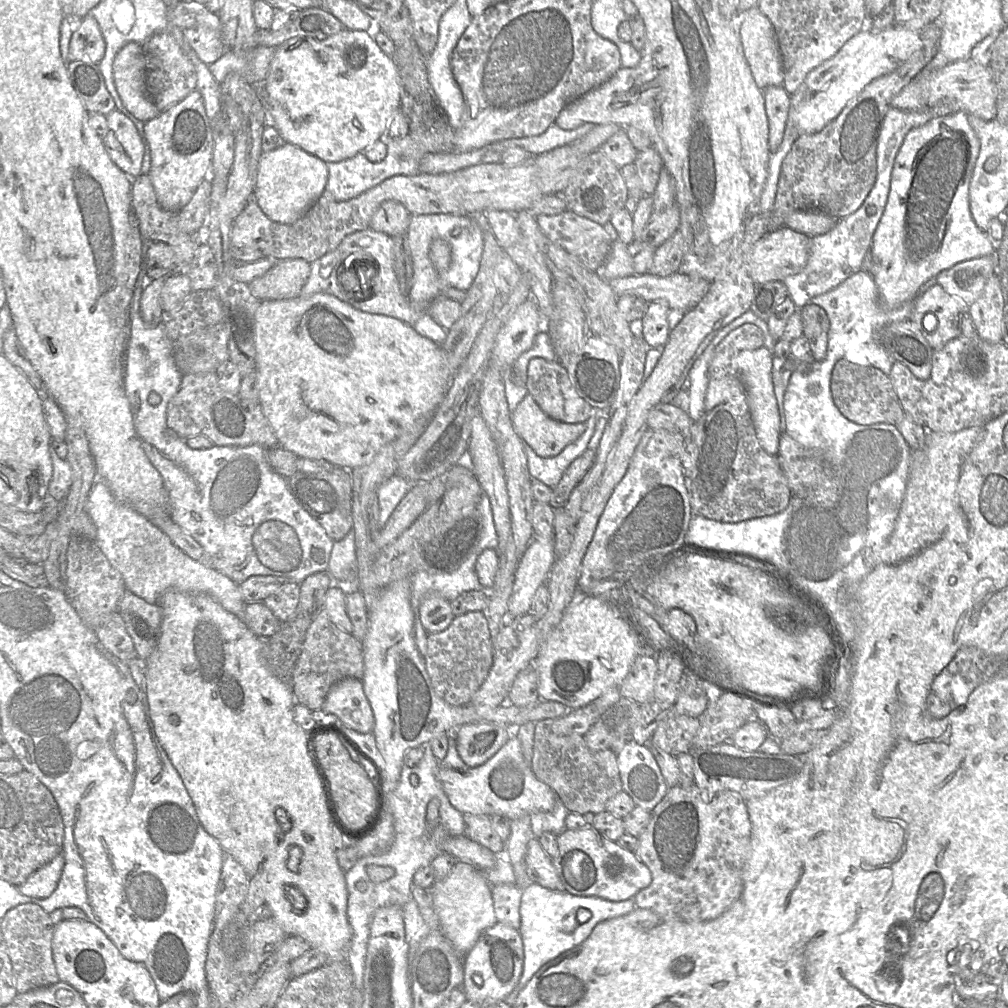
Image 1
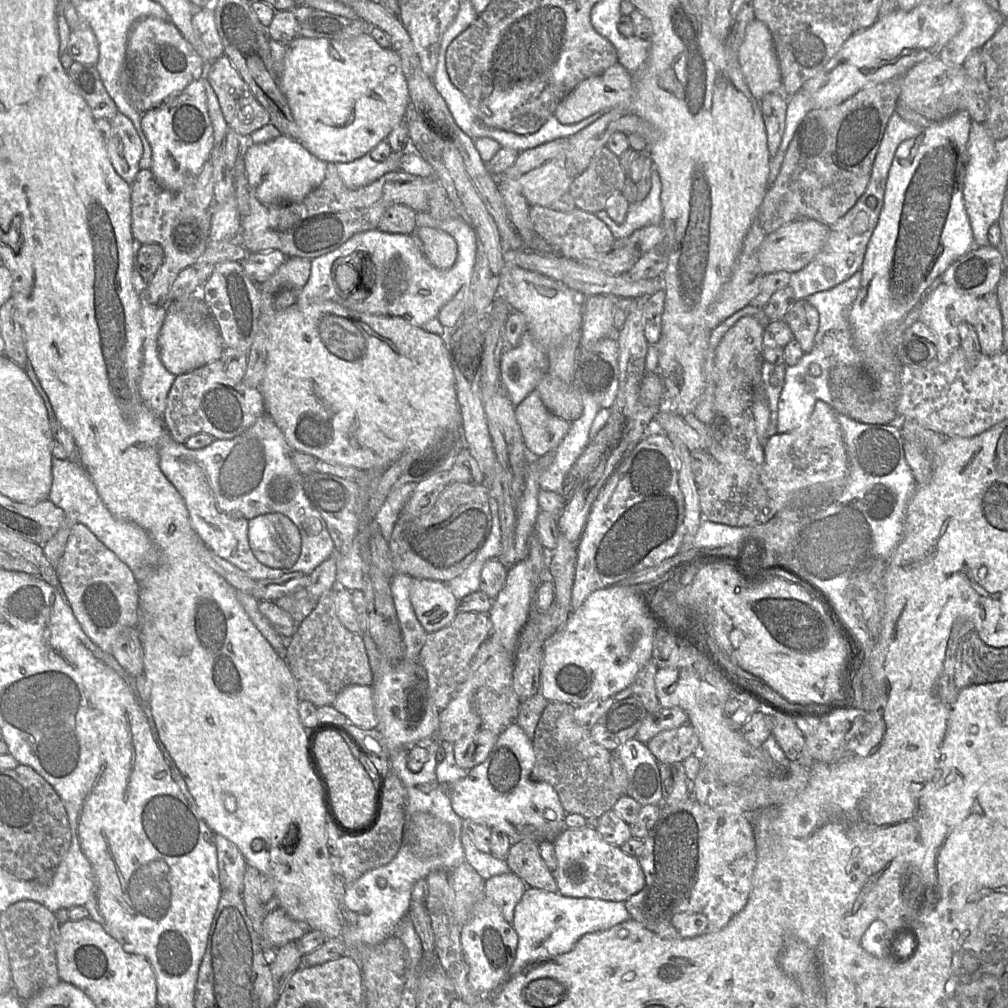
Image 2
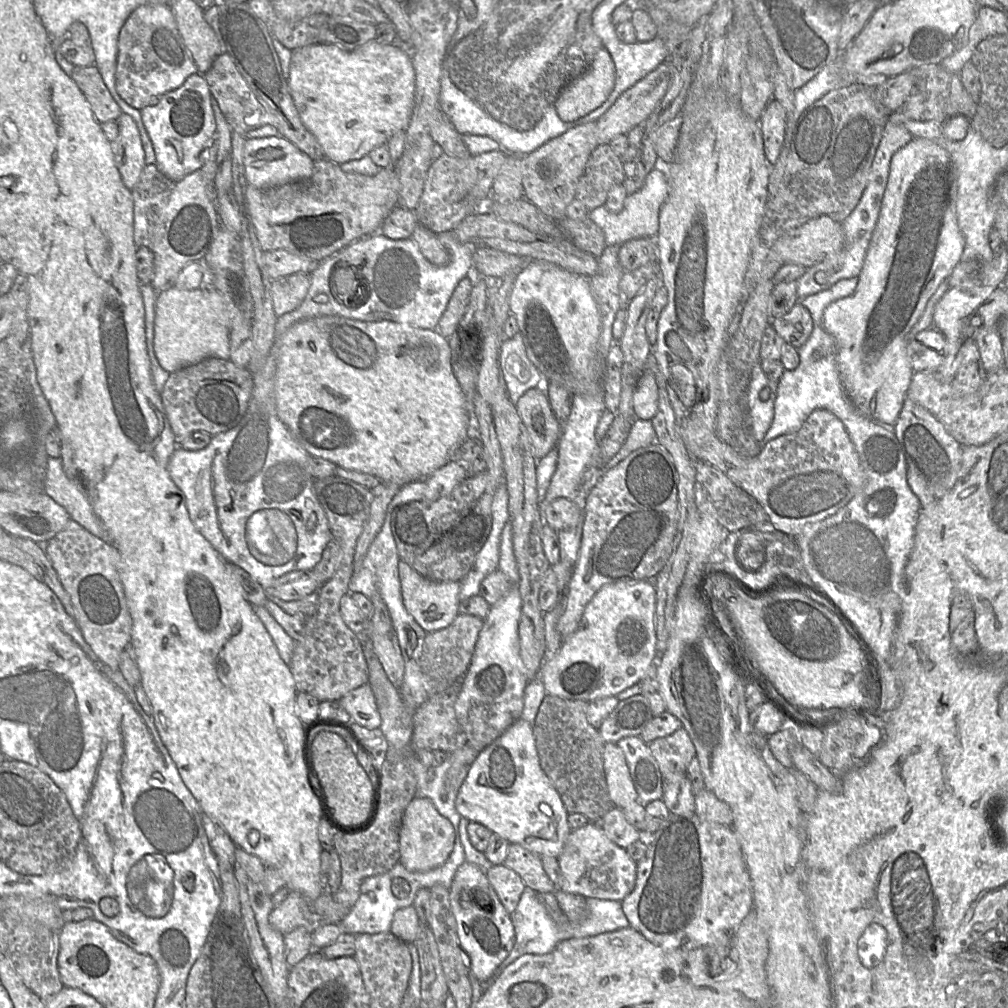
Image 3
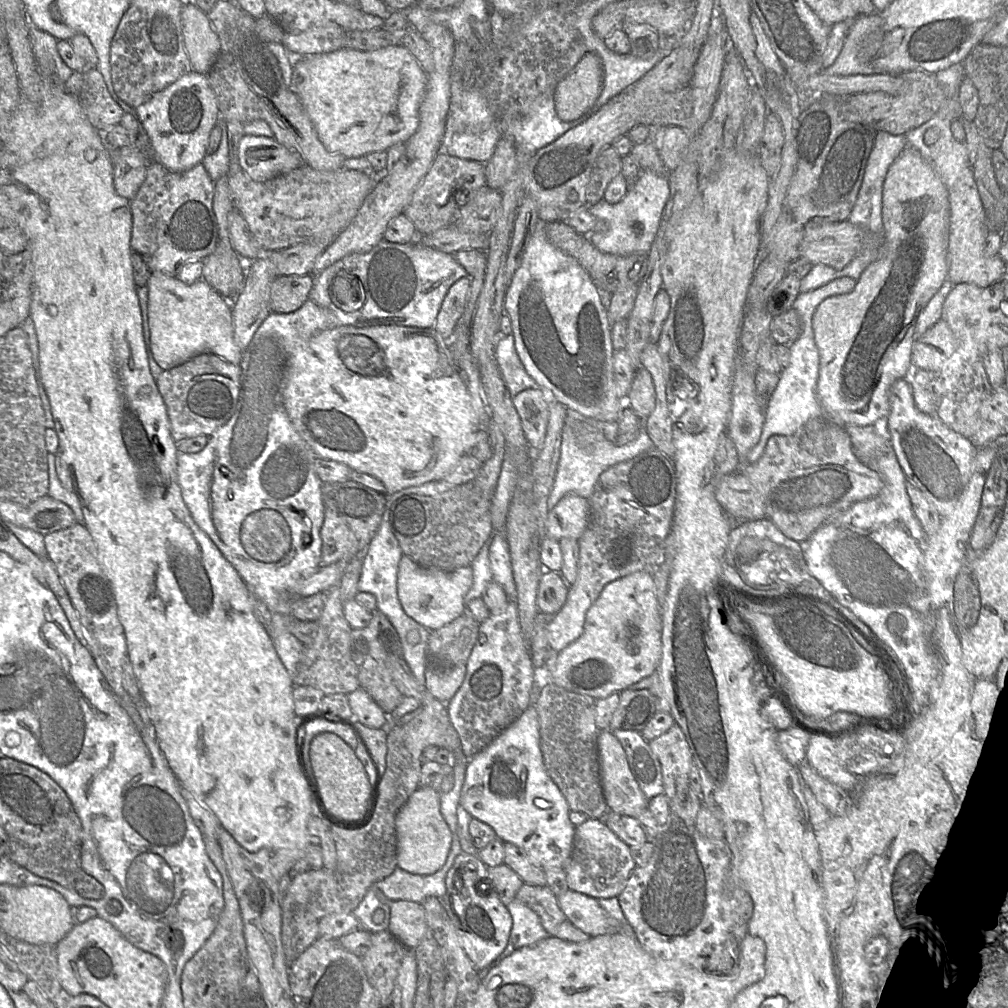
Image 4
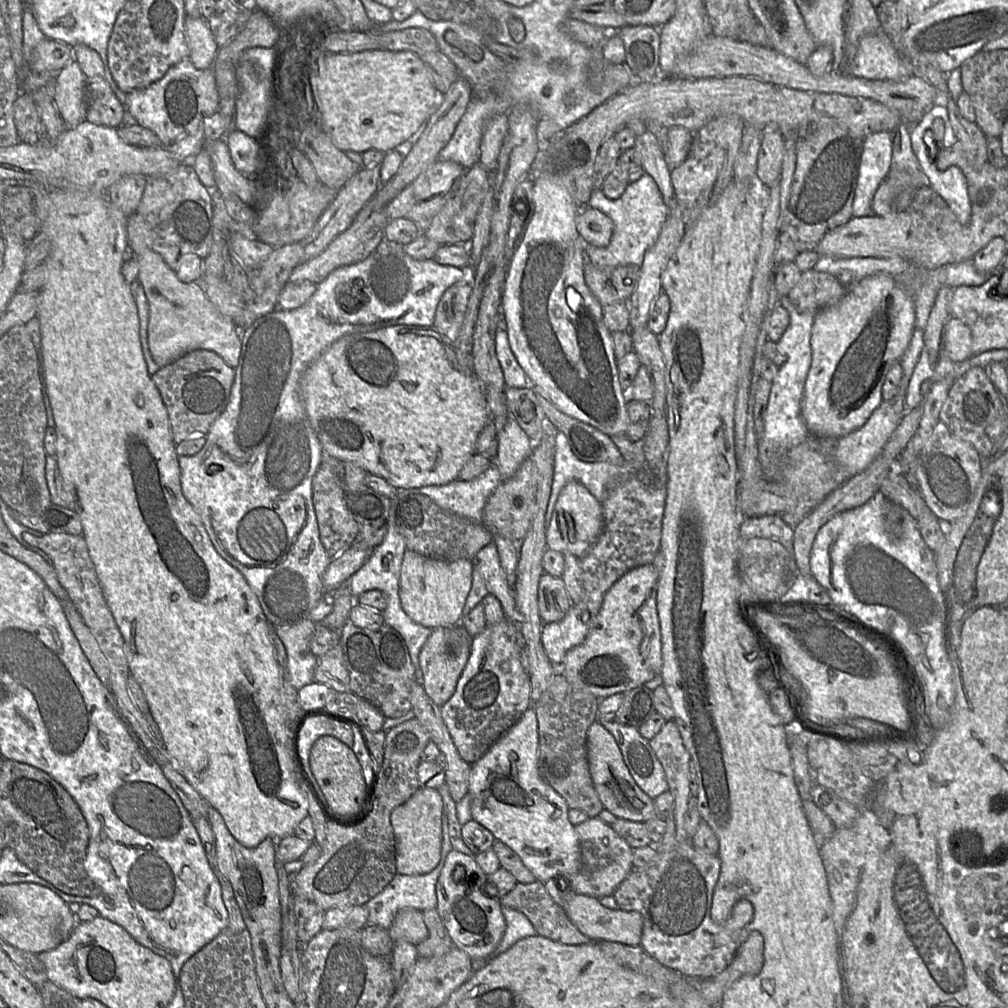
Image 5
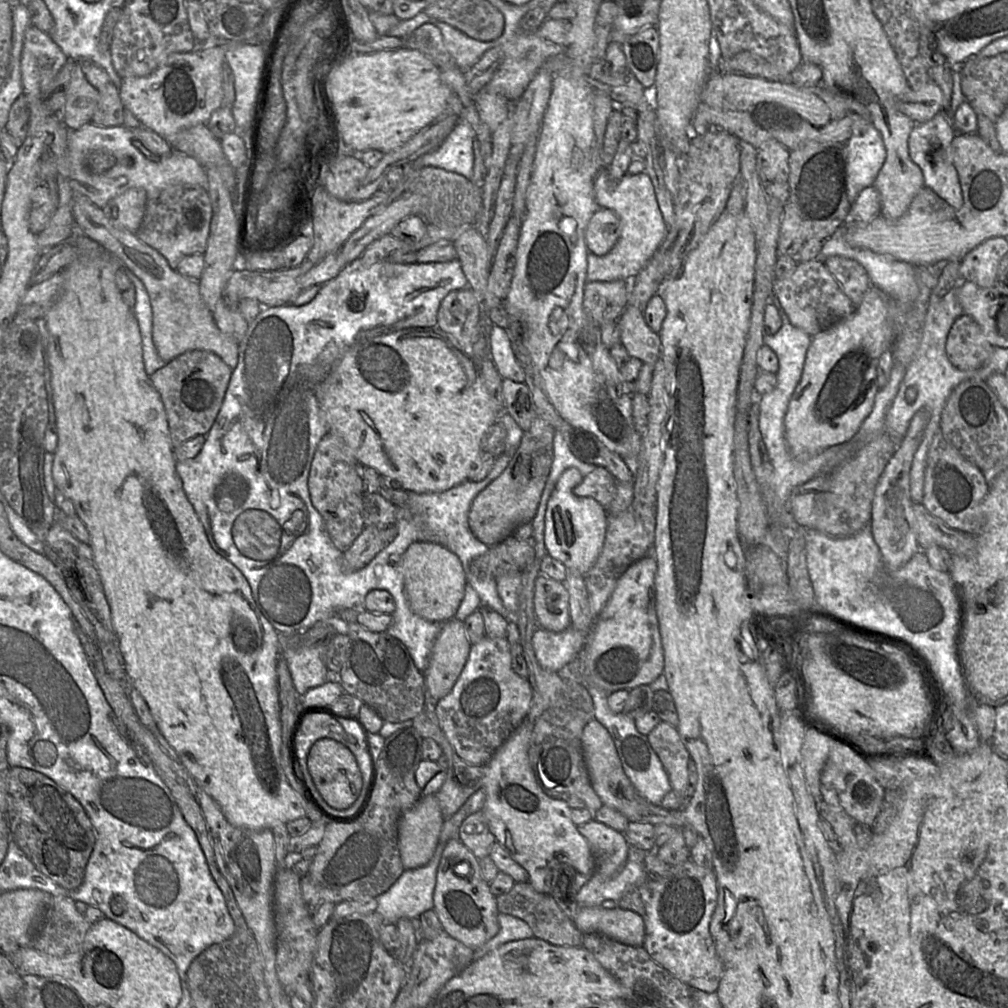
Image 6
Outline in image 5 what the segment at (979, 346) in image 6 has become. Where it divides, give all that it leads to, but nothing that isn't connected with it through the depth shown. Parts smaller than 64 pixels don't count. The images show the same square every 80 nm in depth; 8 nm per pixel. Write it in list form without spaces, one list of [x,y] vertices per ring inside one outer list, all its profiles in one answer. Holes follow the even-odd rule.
[[[951,318],[947,323],[944,352],[952,362],[963,362],[973,356],[971,330],[958,318]]]

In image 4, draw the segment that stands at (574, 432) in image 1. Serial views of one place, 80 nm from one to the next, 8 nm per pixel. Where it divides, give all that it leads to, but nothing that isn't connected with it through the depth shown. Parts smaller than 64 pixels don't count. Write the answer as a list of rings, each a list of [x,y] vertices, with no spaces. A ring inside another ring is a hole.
[[[541,388],[525,389],[512,397],[512,402],[530,447],[533,451],[539,450],[545,441],[550,415],[549,403]]]

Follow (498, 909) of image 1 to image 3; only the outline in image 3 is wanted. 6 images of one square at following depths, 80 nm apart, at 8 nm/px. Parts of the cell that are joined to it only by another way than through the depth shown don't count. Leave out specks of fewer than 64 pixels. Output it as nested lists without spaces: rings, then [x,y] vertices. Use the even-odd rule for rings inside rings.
[[[504,864],[489,868],[486,875],[500,902],[511,915],[525,891],[526,886],[523,880]]]

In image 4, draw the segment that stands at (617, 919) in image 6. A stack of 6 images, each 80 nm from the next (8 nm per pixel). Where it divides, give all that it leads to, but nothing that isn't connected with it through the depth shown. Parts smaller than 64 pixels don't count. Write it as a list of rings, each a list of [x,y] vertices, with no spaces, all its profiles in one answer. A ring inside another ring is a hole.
[[[568,890],[557,896],[557,900],[569,921],[590,937],[615,933],[623,928],[591,896]]]

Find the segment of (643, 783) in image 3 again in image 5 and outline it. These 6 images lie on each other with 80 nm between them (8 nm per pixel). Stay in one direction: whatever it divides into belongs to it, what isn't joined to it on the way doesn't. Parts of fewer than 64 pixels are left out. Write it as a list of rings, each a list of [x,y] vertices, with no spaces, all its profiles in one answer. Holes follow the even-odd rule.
[[[616,720],[600,722],[614,736],[629,772],[641,790],[653,800],[668,791],[664,769],[649,740],[642,737],[638,728]]]

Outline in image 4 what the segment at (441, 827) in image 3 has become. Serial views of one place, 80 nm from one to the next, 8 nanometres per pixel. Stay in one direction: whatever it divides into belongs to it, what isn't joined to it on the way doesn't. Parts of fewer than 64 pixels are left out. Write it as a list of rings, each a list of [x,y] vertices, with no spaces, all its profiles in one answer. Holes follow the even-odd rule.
[[[431,787],[417,788],[395,817],[397,867],[416,875],[436,873],[445,863],[452,844],[450,828],[440,812],[440,798]]]

